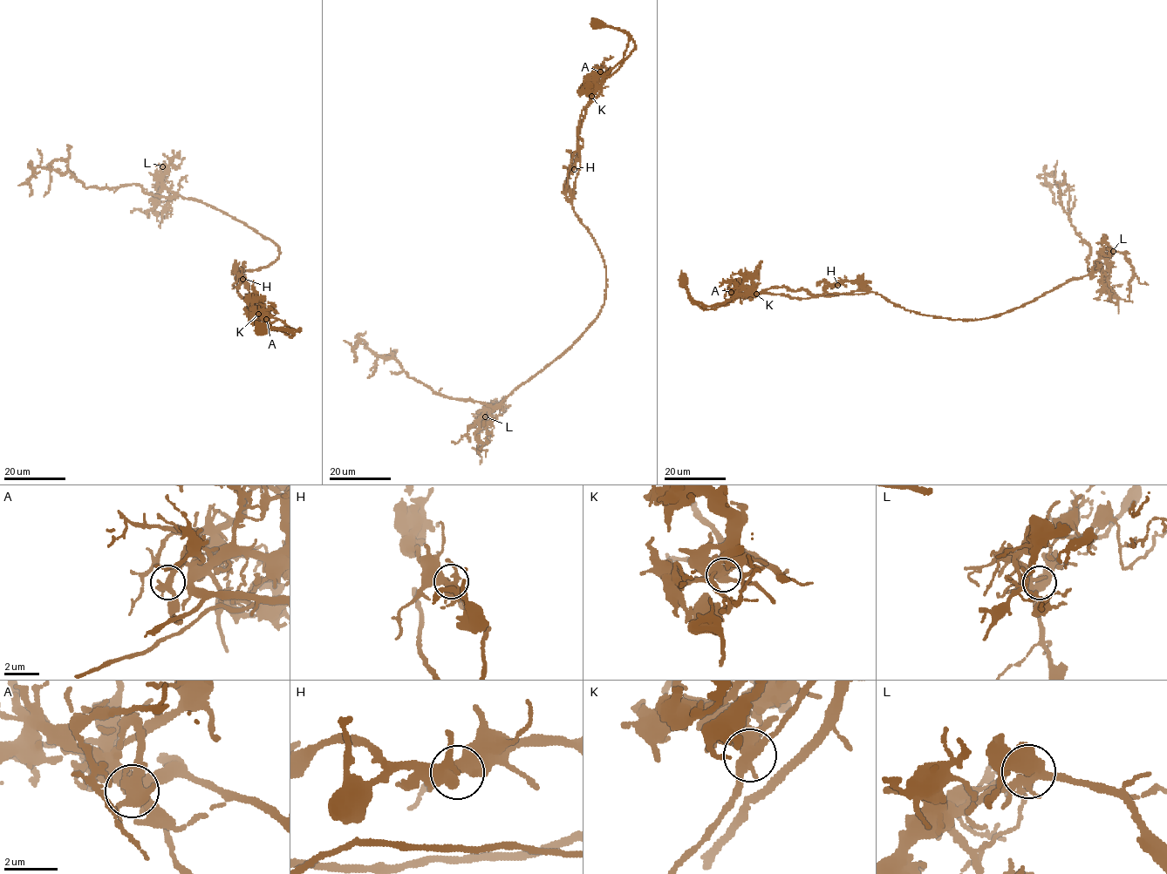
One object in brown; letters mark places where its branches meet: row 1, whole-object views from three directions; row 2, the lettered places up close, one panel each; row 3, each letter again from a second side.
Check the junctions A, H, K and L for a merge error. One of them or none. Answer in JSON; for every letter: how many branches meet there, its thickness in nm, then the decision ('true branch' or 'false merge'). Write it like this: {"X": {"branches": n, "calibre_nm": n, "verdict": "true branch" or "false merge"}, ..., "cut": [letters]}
{"A": {"branches": 4, "calibre_nm": 360, "verdict": "true branch"}, "H": {"branches": 4, "calibre_nm": 440, "verdict": "true branch"}, "K": {"branches": 4, "calibre_nm": 440, "verdict": "false merge"}, "L": {"branches": 4, "calibre_nm": 400, "verdict": "true branch"}, "cut": ["K"]}

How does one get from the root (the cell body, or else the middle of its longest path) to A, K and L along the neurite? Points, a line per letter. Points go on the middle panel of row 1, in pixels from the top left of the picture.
A: (597, 23), (625, 30), (635, 45), (617, 71), (605, 76), (600, 71)
K: (597, 23), (622, 30), (629, 37), (629, 44), (624, 58), (605, 74), (600, 87), (591, 96)
L: (597, 23), (629, 37), (576, 132), (572, 206), (603, 260), (603, 305), (485, 416)

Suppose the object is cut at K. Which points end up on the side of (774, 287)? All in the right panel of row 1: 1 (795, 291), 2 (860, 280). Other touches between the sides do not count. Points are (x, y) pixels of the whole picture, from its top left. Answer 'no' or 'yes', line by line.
1: yes
2: yes

